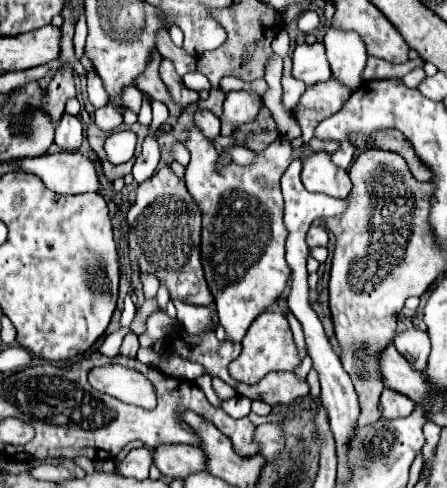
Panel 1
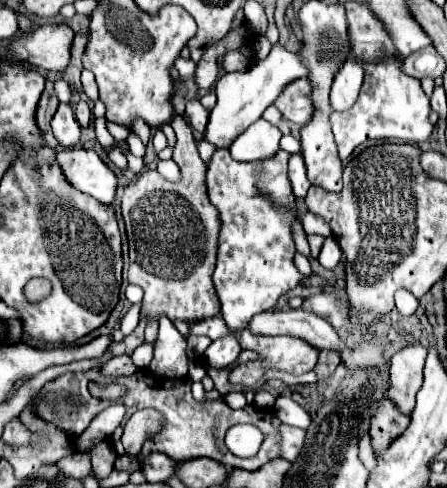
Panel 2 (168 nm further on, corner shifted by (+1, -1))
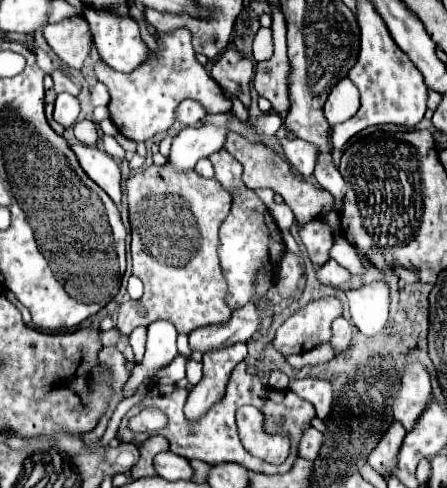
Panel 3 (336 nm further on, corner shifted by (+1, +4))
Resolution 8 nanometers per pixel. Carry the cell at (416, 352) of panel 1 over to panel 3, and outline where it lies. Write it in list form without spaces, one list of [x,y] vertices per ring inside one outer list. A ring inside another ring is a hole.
[[[411,364],[405,370],[399,394],[393,400],[393,416],[411,432],[415,422],[419,422],[419,414],[427,408],[427,402],[431,402],[429,372],[423,364]]]

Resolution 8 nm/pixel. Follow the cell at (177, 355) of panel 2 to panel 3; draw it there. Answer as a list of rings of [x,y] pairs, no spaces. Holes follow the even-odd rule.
[[[159,320],[147,326],[147,352],[141,364],[135,366],[133,376],[127,380],[123,388],[123,398],[129,398],[135,394],[135,390],[151,380],[161,368],[171,364],[171,360],[177,356],[177,330],[167,320]]]

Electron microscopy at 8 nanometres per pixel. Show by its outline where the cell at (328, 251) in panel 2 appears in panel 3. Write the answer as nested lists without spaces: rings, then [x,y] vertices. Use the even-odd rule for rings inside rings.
[[[335,236],[335,244],[331,248],[331,258],[337,260],[341,266],[345,266],[351,274],[365,274],[367,266],[361,262],[361,256],[357,254],[357,250],[341,236]]]

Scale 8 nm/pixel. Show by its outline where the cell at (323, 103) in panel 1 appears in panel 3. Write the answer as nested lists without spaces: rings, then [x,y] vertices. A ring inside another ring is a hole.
[[[273,4],[271,20],[273,20],[271,30],[273,30],[275,52],[271,60],[257,64],[251,84],[259,96],[267,98],[273,104],[275,112],[287,112],[289,108],[289,96],[287,96],[289,60],[287,60],[287,46],[285,46],[287,28],[285,28],[285,18],[279,4]]]

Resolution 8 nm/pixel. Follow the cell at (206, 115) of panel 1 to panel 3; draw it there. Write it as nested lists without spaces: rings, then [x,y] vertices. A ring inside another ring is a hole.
[[[183,100],[175,110],[175,120],[181,126],[199,126],[205,114],[205,108],[197,100]]]

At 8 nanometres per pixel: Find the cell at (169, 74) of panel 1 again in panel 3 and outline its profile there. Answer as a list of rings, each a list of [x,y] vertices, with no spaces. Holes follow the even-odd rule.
[[[149,166],[141,174],[133,174],[127,180],[127,200],[129,200],[129,220],[133,230],[131,256],[133,274],[145,284],[145,294],[139,302],[127,302],[119,306],[116,327],[129,334],[131,328],[149,326],[155,320],[169,320],[179,334],[189,334],[195,328],[211,326],[215,322],[229,322],[231,308],[227,306],[227,282],[219,266],[217,246],[219,246],[219,226],[231,210],[231,196],[219,182],[201,178],[195,170],[187,174],[177,174],[171,166]],[[137,304],[147,308],[145,316],[137,314]]]

